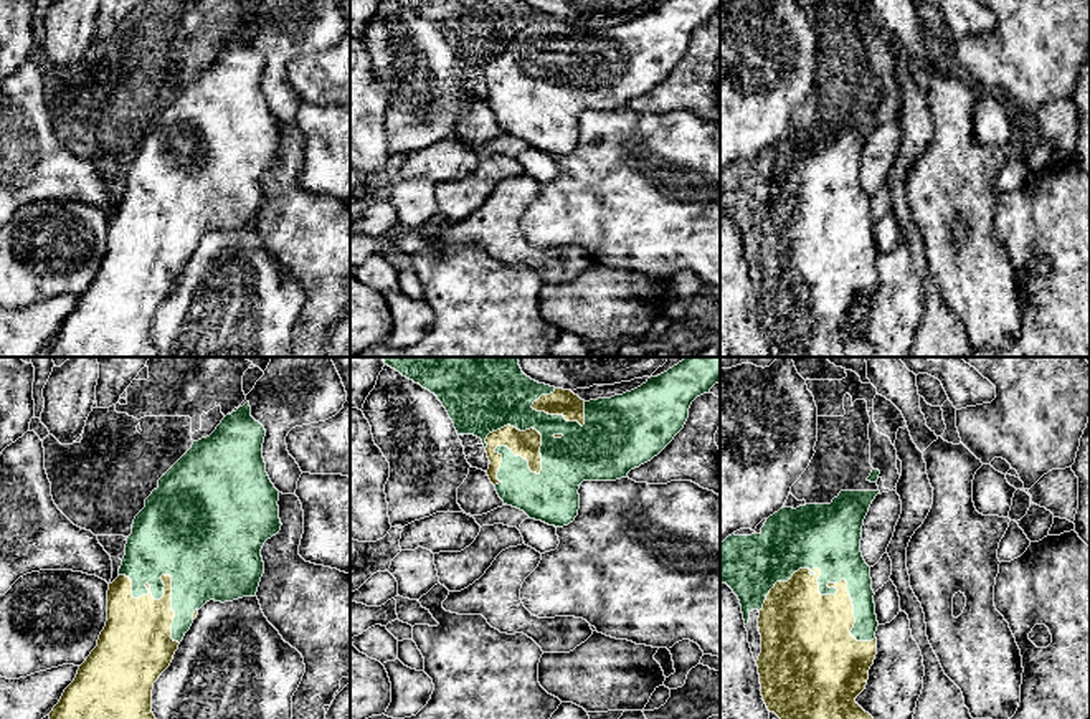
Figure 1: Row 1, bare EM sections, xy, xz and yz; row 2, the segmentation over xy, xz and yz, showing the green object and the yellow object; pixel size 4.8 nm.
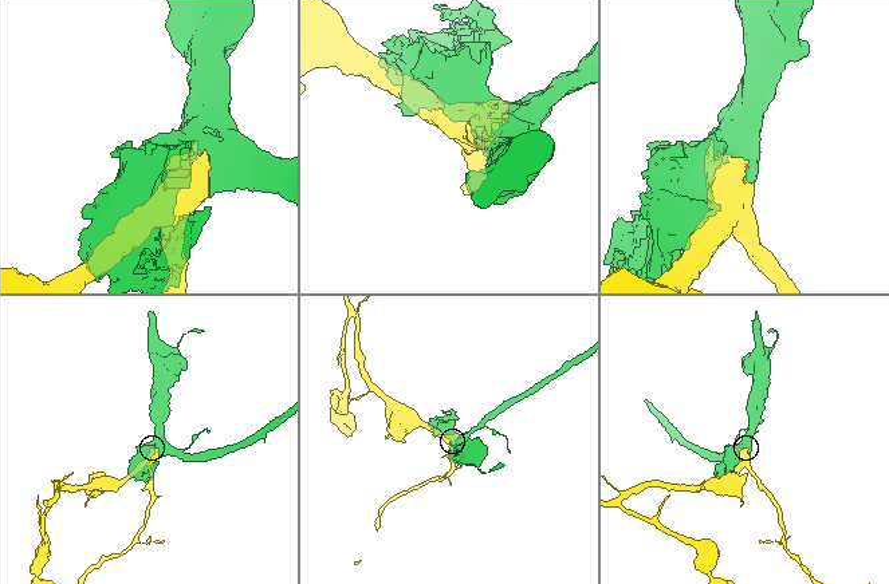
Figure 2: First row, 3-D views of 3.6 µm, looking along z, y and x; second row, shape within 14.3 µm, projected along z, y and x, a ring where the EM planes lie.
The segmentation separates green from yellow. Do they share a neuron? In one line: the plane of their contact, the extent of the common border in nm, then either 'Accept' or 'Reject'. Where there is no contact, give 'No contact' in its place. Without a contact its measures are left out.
Touches green in yz. Shared border 550 nm. Accept

